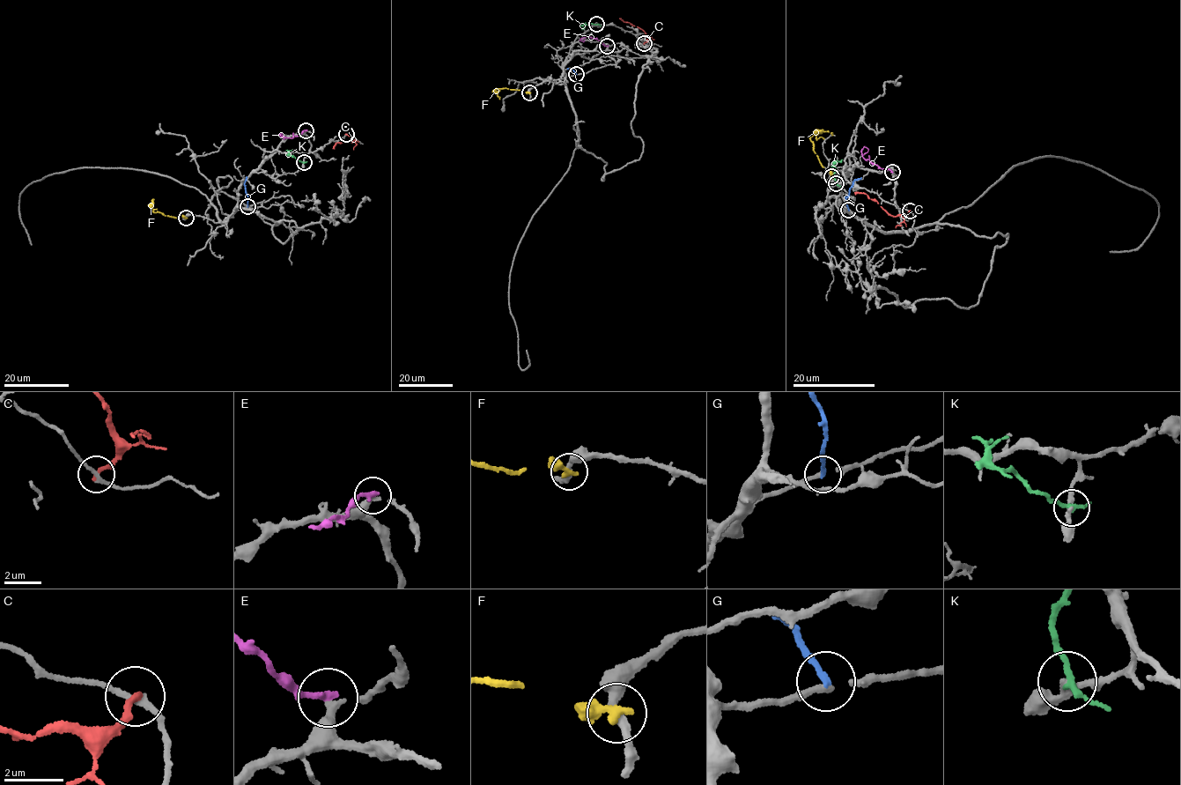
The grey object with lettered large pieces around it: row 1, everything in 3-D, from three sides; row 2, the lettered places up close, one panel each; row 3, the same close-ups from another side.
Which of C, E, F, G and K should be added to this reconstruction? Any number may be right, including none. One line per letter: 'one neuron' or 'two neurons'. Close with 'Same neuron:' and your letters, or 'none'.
C: two neurons
E: one neuron
F: two neurons
G: two neurons
K: two neurons
Same neuron: E

